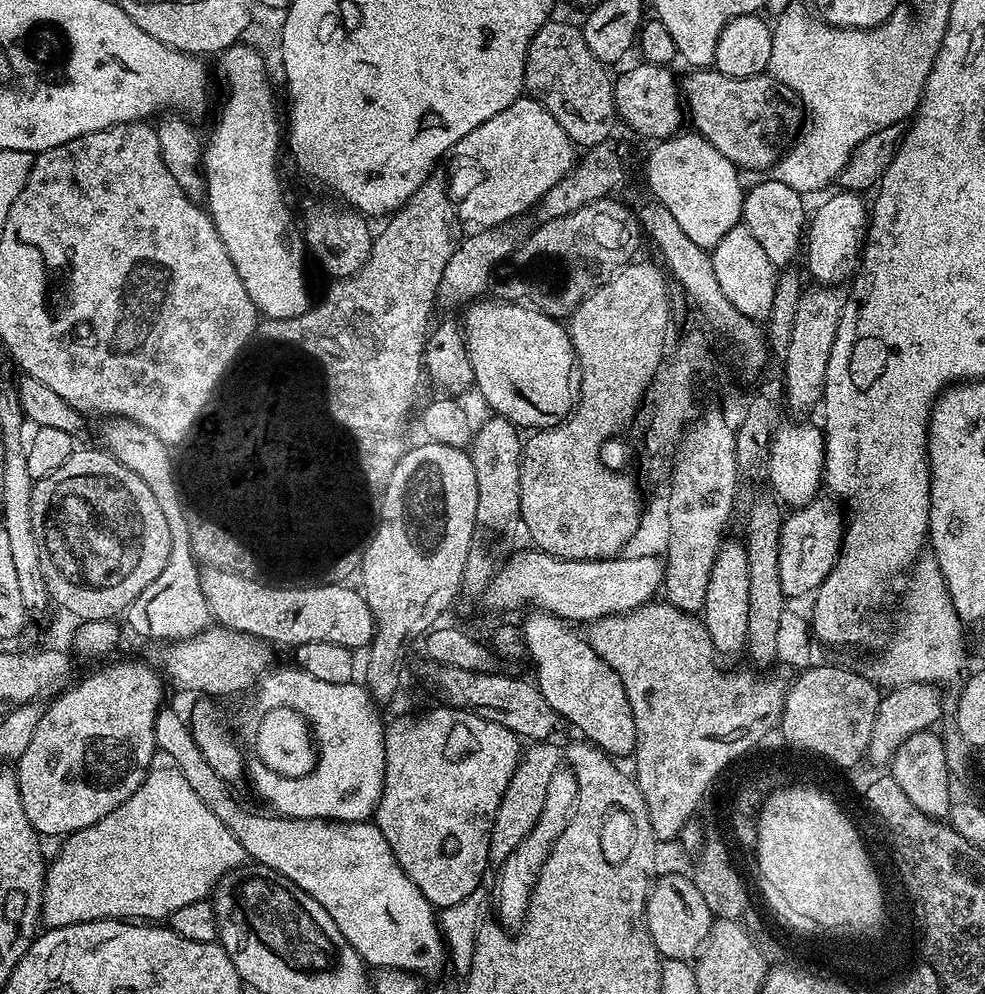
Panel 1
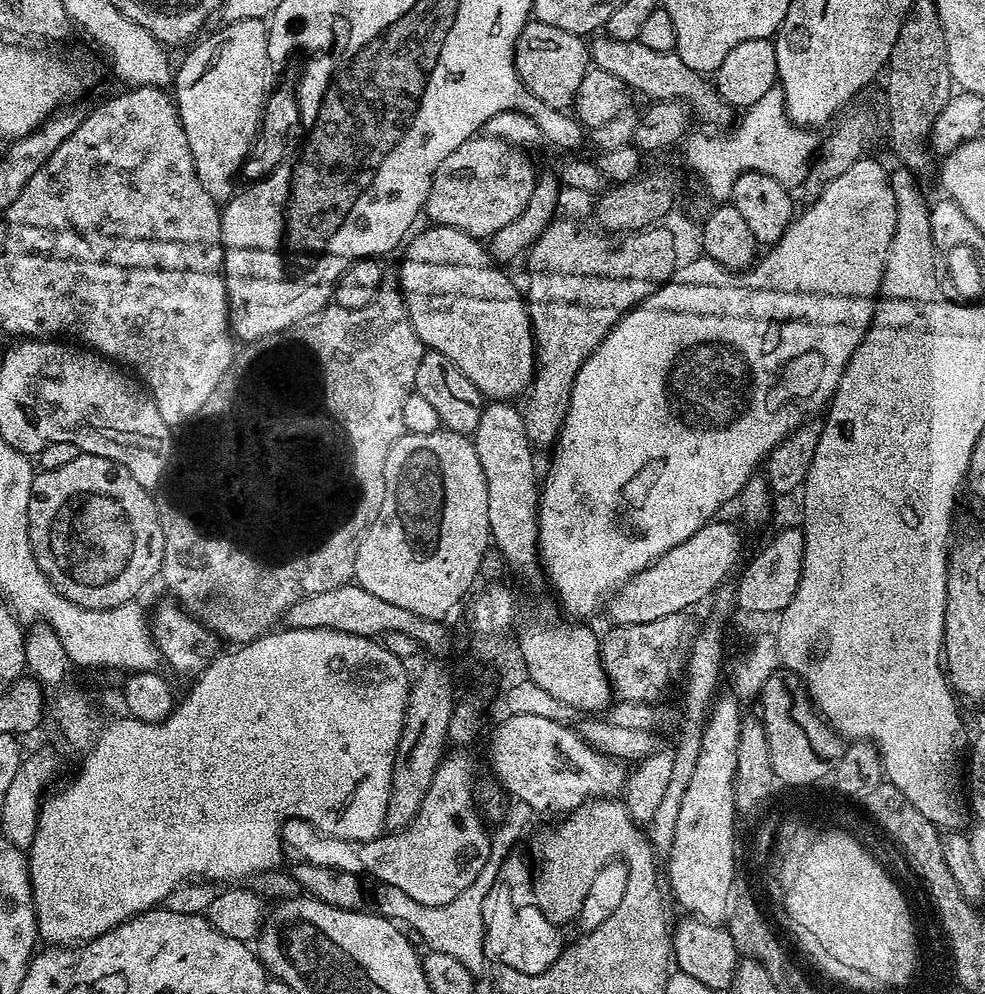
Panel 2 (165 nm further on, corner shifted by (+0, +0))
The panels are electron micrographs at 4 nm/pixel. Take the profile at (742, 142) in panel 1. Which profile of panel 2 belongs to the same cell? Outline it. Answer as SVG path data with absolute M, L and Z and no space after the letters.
M607 34L597 35L593 40L596 41L591 41L590 44L591 63L606 70L606 74L614 74L614 78L624 81L633 93L641 92L642 95L649 96L647 99L652 102L679 100L690 109L695 119L697 116L704 124L727 125L733 119L733 109L716 93L715 87L709 81L707 84L704 81L707 79L701 73L690 70L690 66L682 62L676 51L649 50L648 47L642 46L640 40L622 42Z

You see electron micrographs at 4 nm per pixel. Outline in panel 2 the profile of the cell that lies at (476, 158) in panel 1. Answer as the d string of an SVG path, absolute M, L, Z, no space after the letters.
M477 134L467 140L438 170L432 179L424 212L433 225L457 228L467 236L491 238L506 222L514 222L530 202L538 179L521 149L496 136Z

